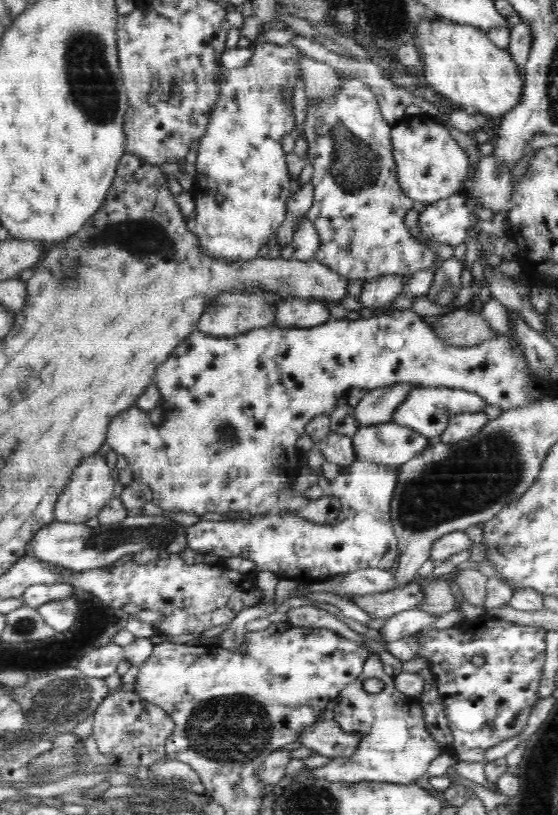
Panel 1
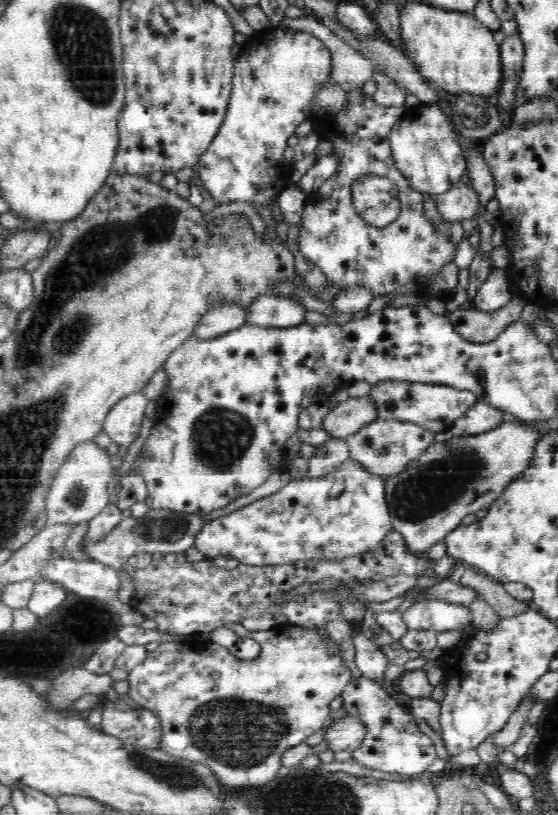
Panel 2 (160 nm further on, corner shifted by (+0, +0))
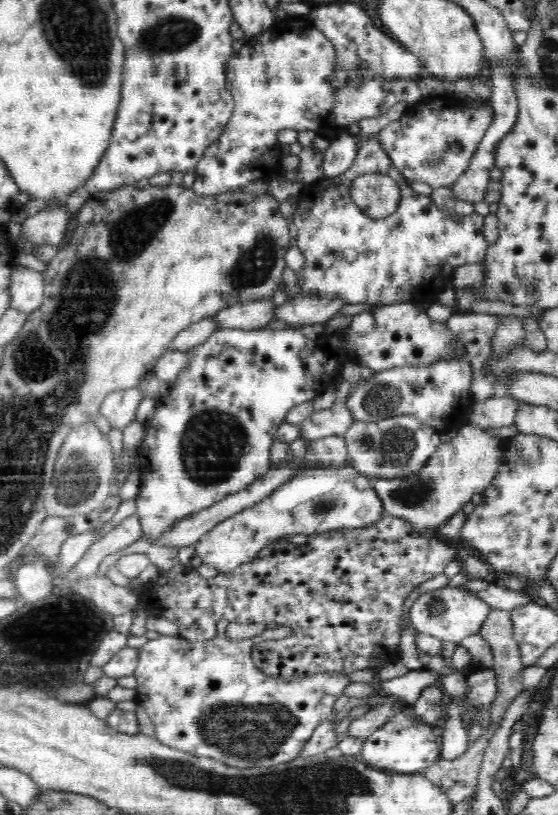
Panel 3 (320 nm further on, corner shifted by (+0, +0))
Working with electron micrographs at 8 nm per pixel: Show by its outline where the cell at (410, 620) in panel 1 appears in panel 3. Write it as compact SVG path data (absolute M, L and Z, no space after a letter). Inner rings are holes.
M448 586L423 593L412 604L409 619L417 632L435 636L440 640L459 644L463 638L478 634L482 624L486 622L492 607L482 599L467 594L459 586Z

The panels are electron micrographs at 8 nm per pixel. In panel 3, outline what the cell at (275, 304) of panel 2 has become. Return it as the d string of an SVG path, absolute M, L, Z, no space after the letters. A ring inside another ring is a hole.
M270 298L238 303L224 311L216 312L213 316L218 329L260 329L276 321L274 308L274 300Z

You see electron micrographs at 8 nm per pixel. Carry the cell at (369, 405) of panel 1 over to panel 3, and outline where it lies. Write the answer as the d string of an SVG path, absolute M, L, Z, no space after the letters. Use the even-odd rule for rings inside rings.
M336 400L330 408L313 413L299 425L301 437L309 441L344 435L355 421L352 409L344 400Z

